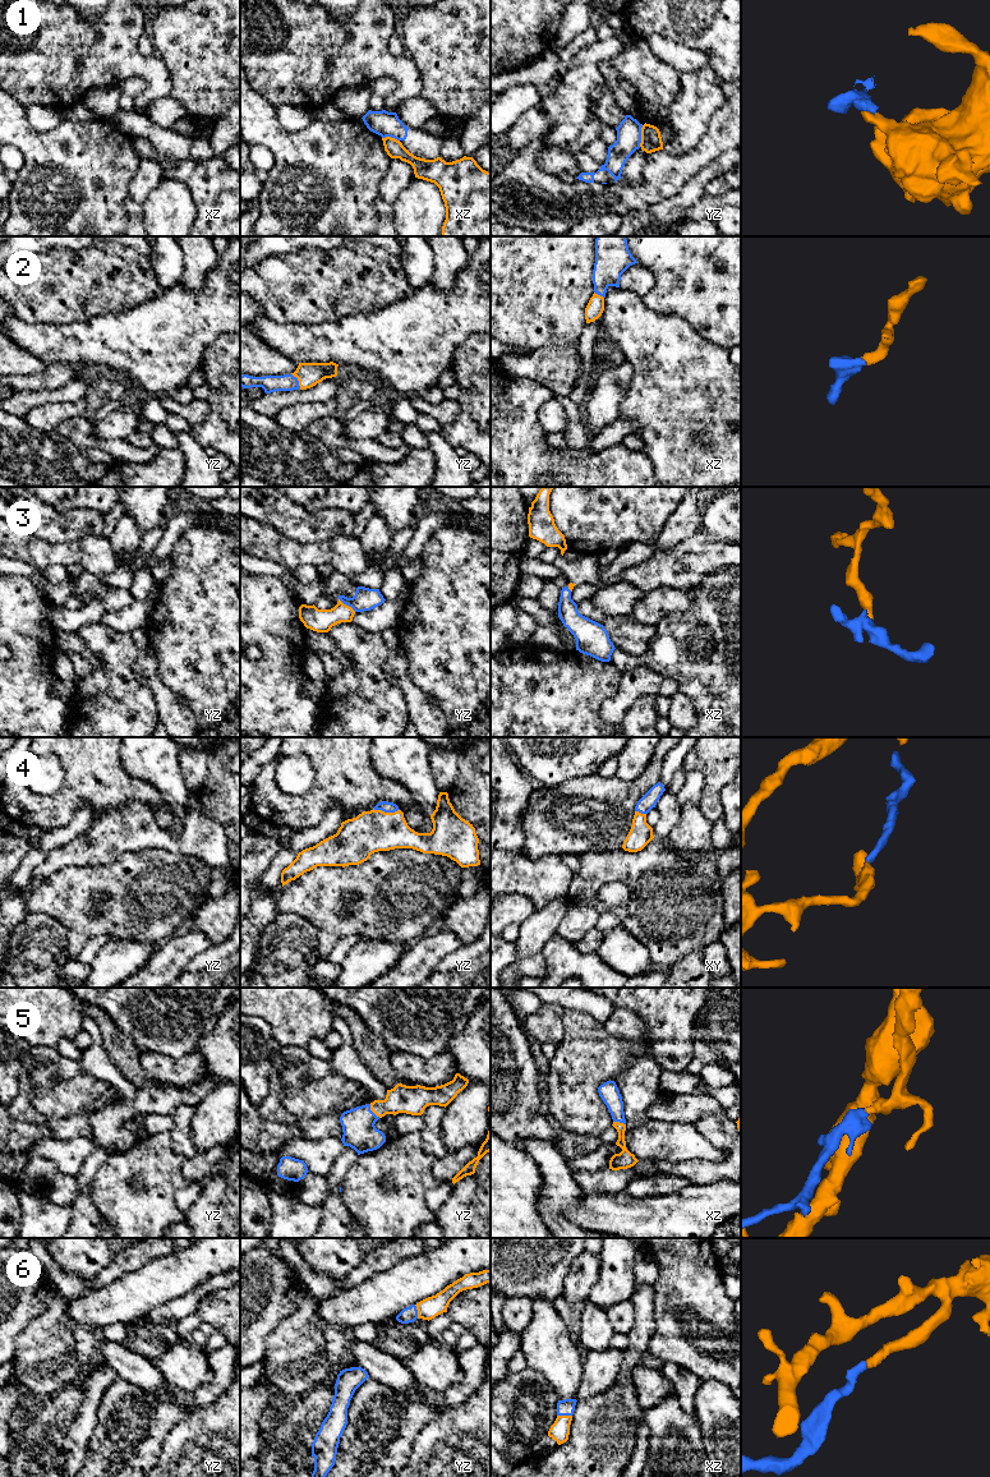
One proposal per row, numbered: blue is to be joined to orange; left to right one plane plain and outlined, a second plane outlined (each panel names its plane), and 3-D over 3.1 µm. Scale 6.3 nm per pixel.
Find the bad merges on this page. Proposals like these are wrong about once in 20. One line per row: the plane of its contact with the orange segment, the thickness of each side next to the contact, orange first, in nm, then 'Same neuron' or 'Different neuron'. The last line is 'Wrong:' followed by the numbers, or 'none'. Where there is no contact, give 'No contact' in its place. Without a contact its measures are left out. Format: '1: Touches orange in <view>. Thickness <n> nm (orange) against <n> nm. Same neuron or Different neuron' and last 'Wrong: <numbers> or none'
1: Touches orange in yz. Thickness 130 nm (orange) against 160 nm. Different neuron
2: Touches orange in yz. Thickness 150 nm (orange) against 110 nm. Same neuron
3: Touches orange in yz. Thickness 140 nm (orange) against 140 nm. Same neuron
4: Touches orange in yz. Thickness 260 nm (orange) against 70 nm. Same neuron
5: Touches orange in yz. Thickness 180 nm (orange) against 200 nm. Same neuron
6: Touches orange in xz. Thickness 120 nm (orange) against 100 nm. Same neuron
Wrong: 1

